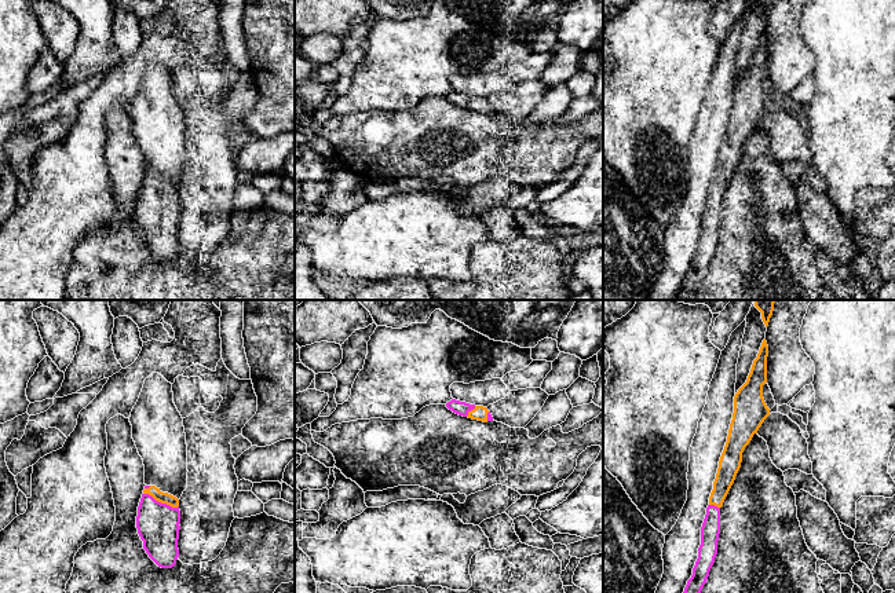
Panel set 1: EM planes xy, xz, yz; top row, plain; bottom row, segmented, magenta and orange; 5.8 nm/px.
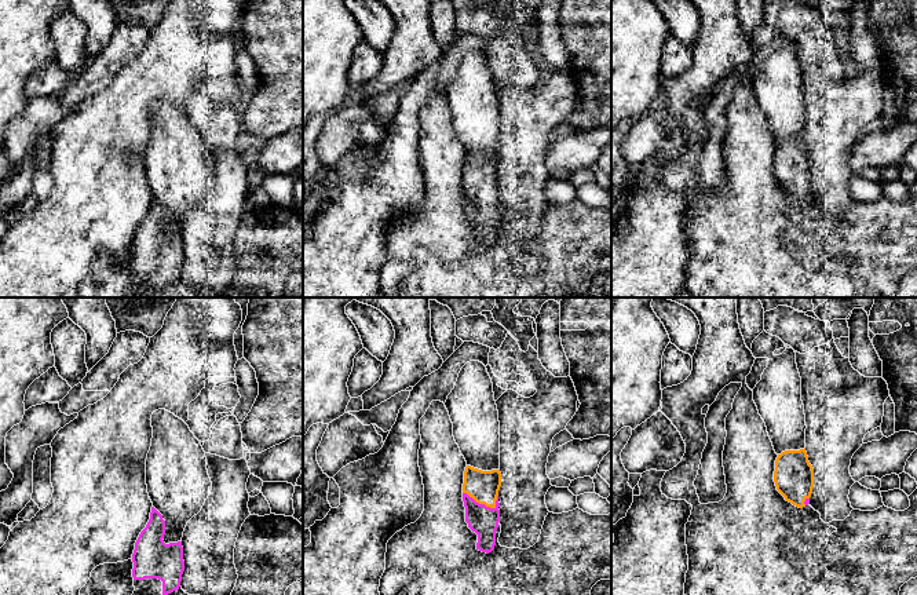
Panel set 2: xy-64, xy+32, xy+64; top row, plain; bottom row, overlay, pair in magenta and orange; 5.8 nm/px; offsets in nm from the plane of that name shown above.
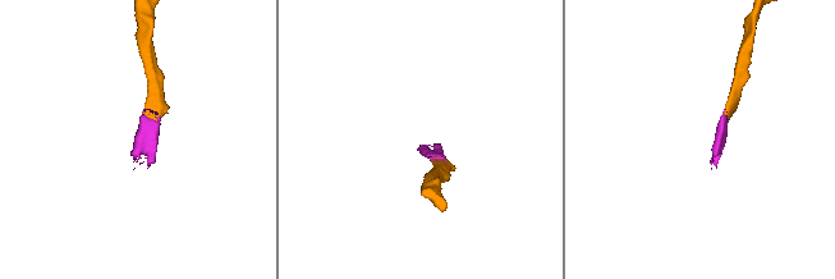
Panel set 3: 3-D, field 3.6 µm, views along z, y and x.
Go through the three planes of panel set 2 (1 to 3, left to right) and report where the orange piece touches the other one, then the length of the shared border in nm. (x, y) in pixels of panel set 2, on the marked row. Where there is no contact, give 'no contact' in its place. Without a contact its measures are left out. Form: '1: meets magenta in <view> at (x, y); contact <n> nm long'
1: no contact
2: meets magenta in xy+32 at (478, 503); contact 220 nm long
3: meets magenta in xy+64 at (804, 502); contact 50 nm long

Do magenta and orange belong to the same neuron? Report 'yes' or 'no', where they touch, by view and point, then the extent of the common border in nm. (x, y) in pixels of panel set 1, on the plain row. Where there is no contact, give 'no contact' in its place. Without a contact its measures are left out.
yes; contact xy (160, 194); length 220 nm

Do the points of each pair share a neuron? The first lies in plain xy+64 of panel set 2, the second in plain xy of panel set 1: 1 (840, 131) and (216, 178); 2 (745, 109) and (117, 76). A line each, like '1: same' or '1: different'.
1: same
2: different

